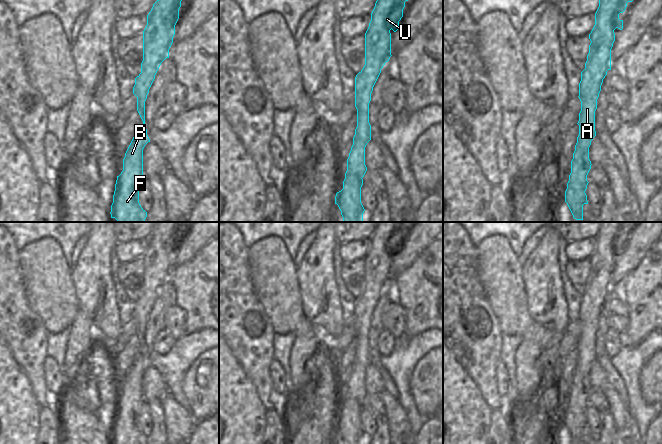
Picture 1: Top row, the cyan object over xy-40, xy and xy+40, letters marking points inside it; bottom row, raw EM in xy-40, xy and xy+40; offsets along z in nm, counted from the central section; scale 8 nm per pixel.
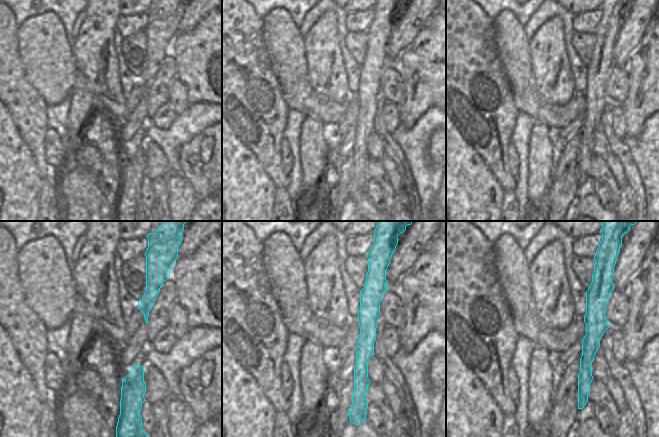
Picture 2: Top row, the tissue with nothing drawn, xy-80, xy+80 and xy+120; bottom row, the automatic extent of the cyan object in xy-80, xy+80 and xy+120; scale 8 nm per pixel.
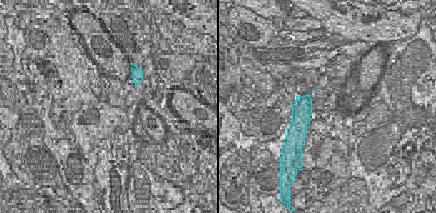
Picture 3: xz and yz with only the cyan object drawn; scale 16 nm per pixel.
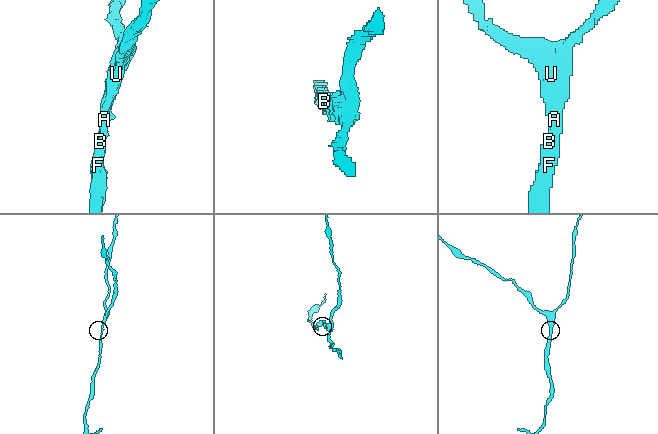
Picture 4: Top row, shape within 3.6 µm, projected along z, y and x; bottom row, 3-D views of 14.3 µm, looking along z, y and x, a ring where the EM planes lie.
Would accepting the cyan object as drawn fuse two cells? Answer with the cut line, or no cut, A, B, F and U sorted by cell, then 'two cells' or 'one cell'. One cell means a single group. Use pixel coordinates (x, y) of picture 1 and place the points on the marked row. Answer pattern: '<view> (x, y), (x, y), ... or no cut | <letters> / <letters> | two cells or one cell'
no cut | A B F U | one cell

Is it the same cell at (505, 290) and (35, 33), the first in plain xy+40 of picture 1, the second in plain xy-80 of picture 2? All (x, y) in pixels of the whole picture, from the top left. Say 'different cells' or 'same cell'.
same cell

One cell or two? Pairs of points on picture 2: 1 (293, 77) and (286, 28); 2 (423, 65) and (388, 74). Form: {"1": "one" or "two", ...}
{"1": "one", "2": "two"}

